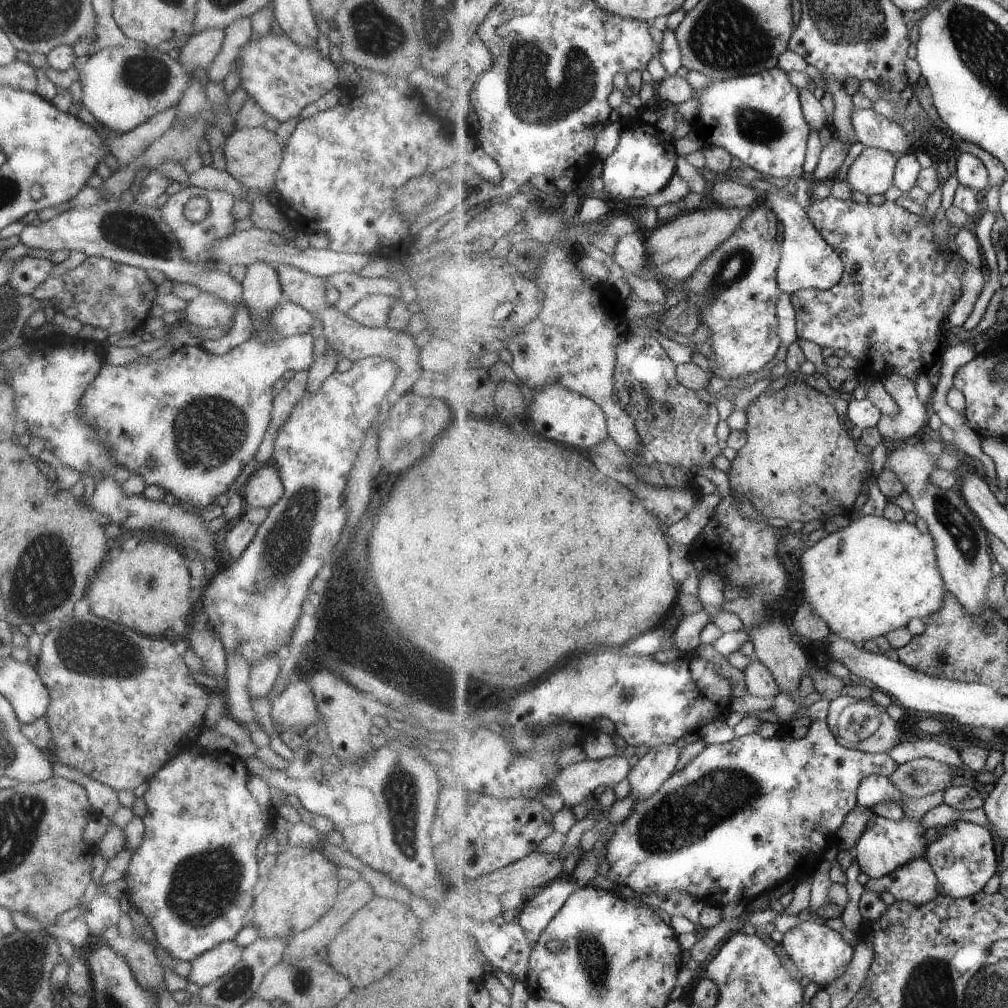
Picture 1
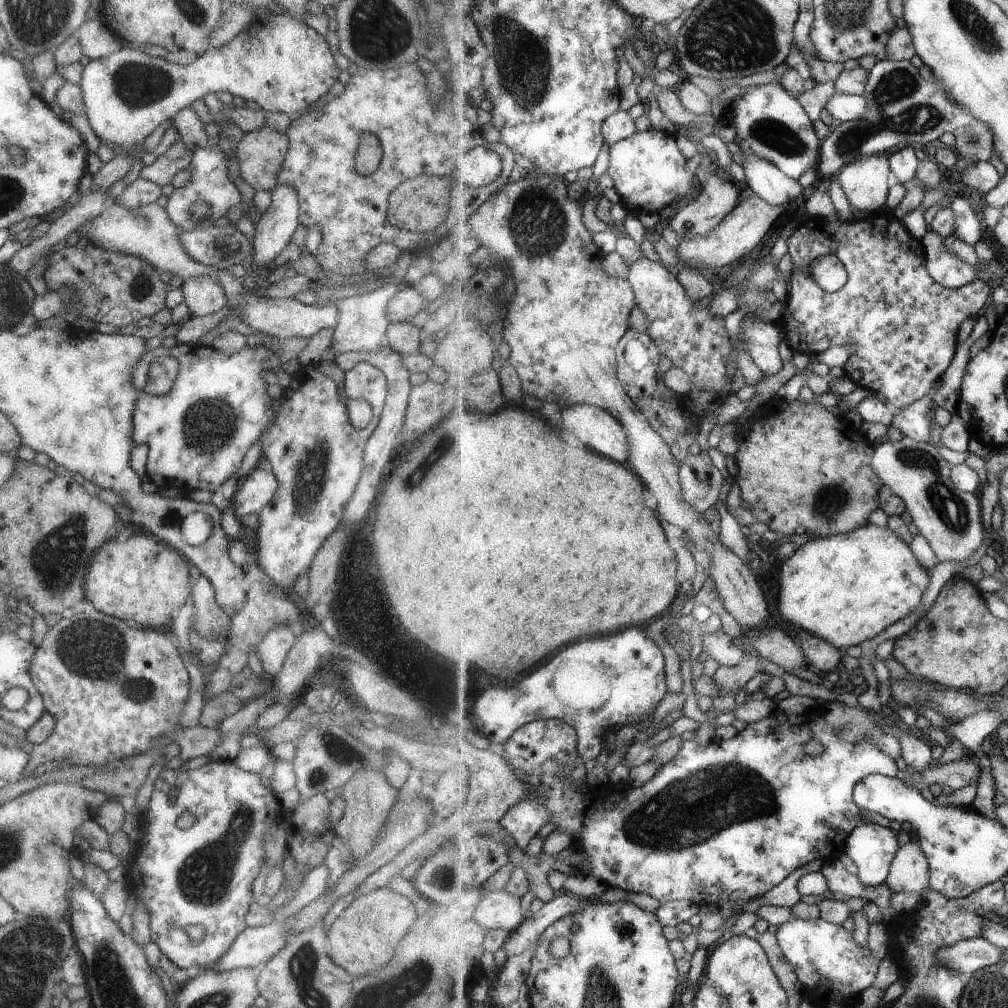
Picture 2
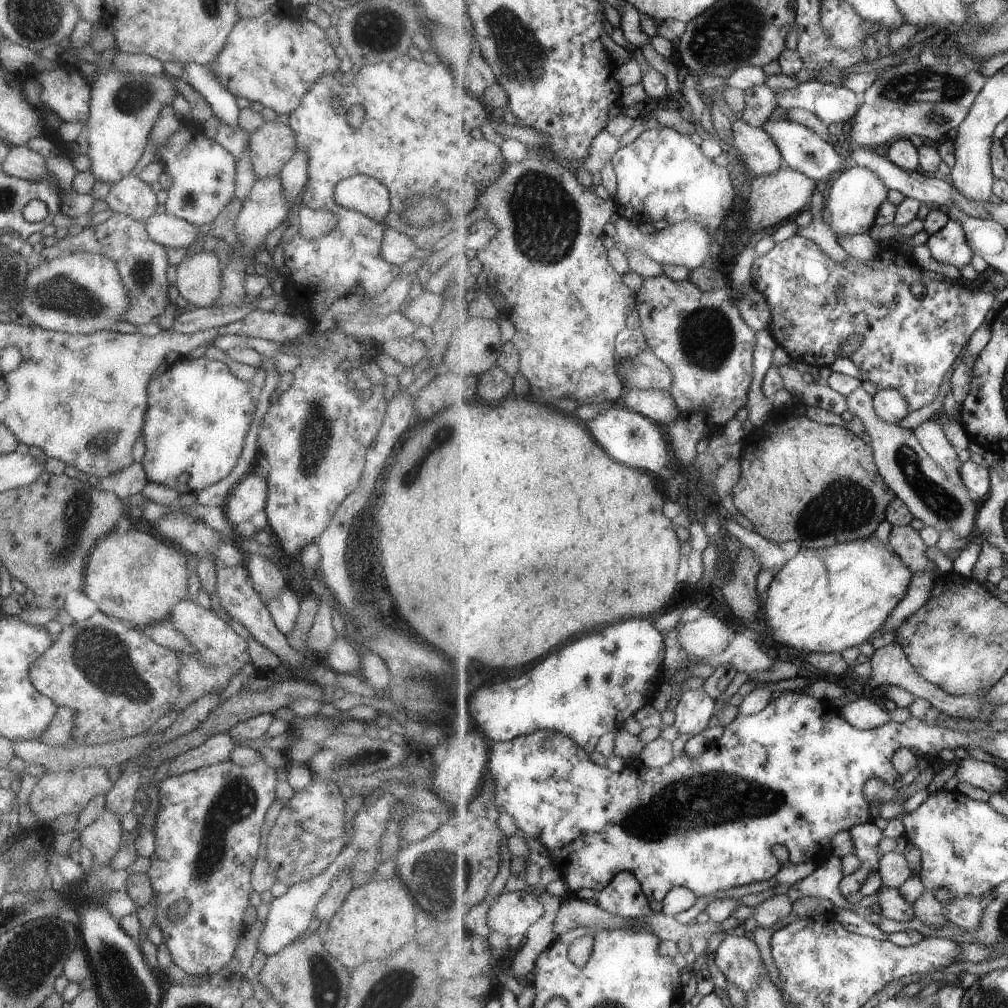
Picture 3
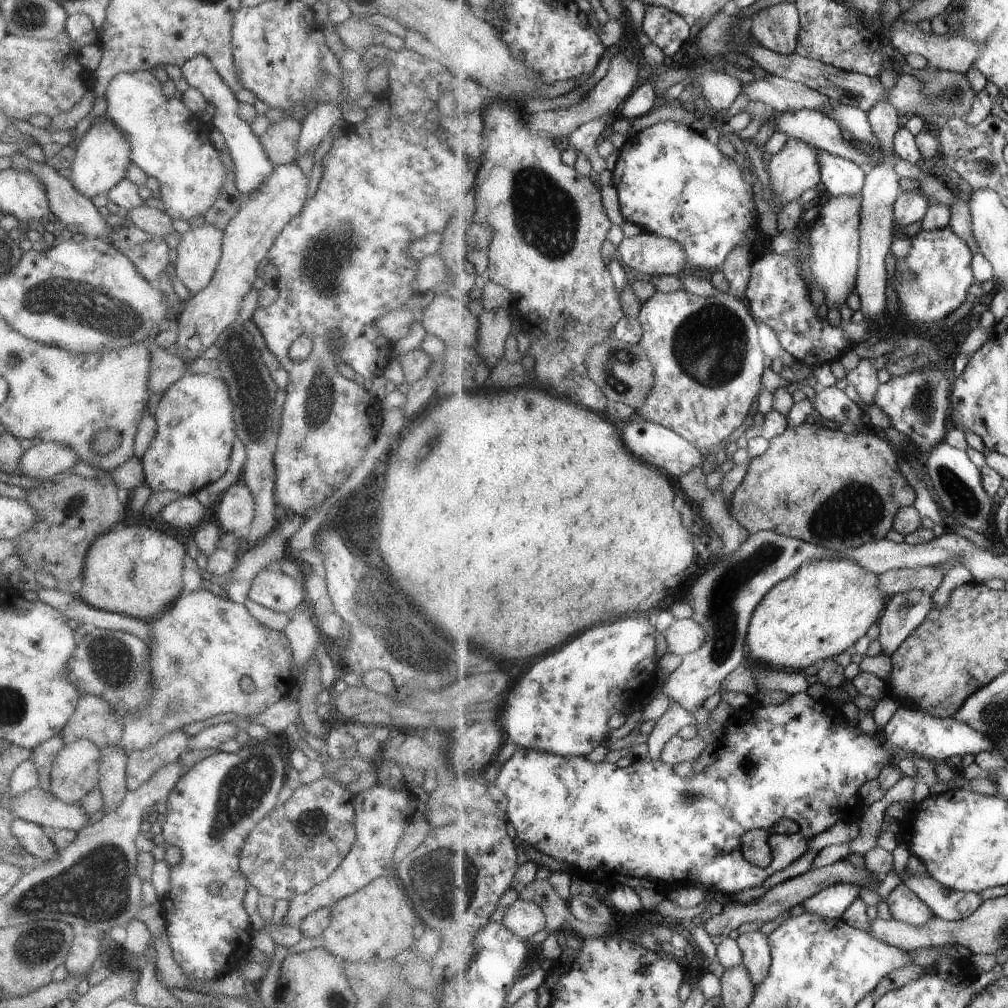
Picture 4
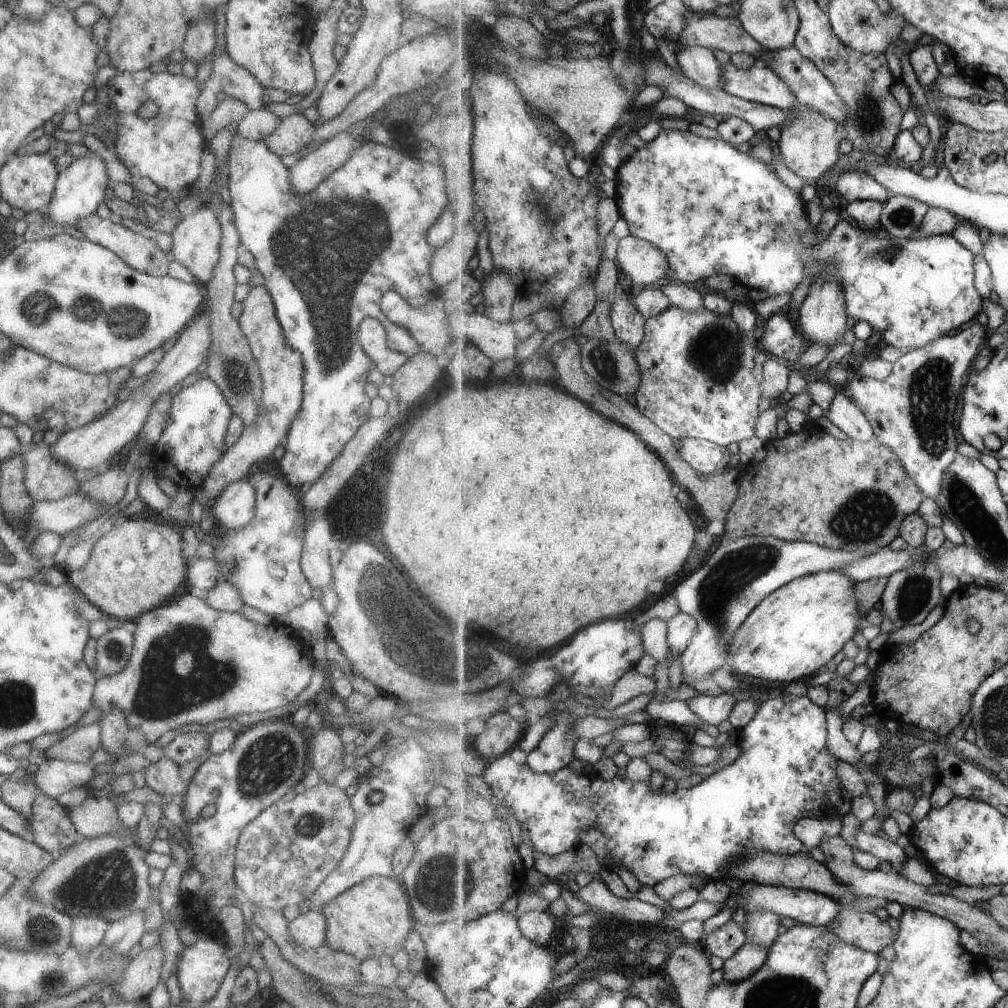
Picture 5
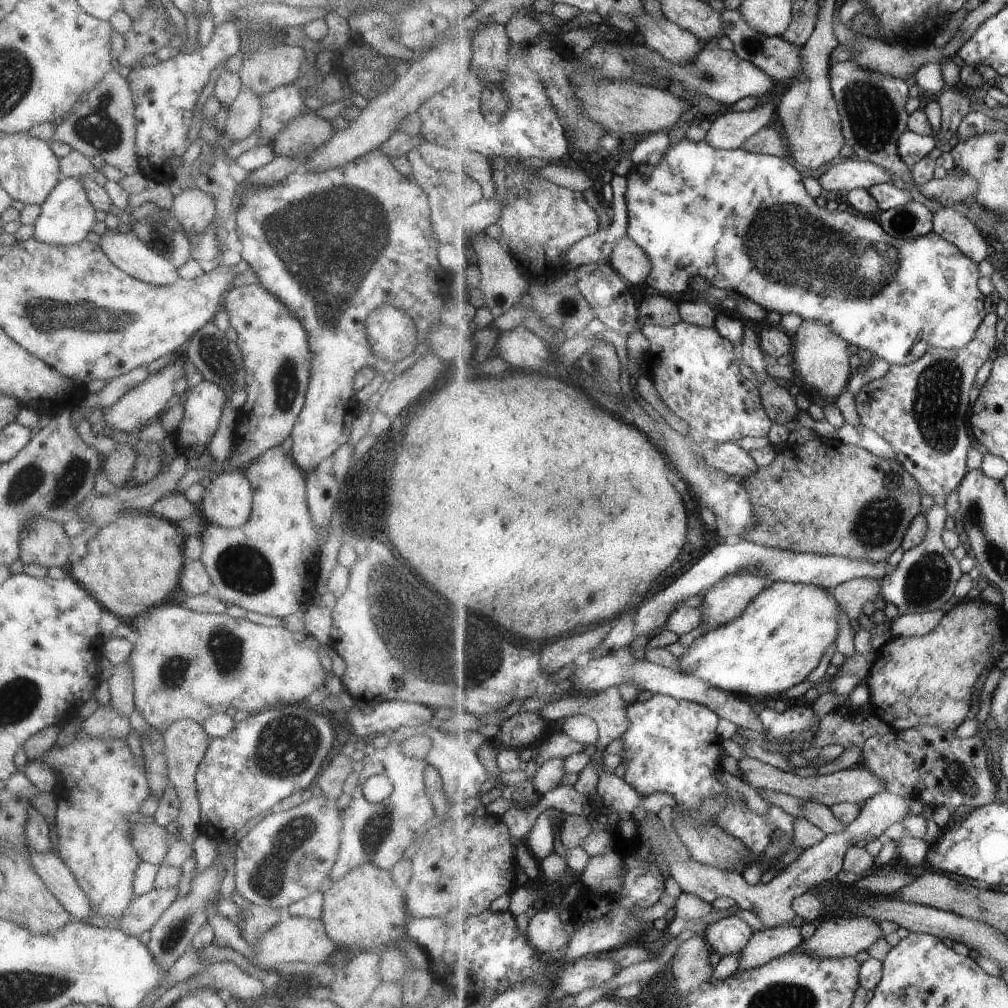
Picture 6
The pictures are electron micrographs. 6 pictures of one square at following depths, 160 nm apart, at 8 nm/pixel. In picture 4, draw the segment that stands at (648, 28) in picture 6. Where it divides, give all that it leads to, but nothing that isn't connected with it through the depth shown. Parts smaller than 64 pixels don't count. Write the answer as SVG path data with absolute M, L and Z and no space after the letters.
M702 69L700 93L714 115L727 112L733 102L743 93L743 85L737 78L731 78L723 71Z

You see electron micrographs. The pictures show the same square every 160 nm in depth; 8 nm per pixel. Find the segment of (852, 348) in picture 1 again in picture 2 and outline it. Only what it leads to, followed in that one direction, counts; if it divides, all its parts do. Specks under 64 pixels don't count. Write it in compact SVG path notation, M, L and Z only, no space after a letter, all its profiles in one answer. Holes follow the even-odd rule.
M888 211L852 221L811 216L796 227L786 244L791 256L791 288L787 306L777 321L785 336L784 343L809 356L832 346L852 347L851 358L844 366L846 375L859 387L882 397L895 410L912 405L933 390L933 384L952 365L961 322L973 314L979 318L991 302L992 288L983 280L975 279L960 289L939 284L925 266L923 241L914 238L906 224ZM830 254L837 255L848 270L847 284L832 293L815 284L810 271L815 259Z

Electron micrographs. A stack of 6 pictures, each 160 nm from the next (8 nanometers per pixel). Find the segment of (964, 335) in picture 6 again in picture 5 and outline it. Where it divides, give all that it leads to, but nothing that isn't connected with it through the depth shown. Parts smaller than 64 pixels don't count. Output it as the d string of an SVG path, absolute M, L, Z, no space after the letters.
M661 130L658 136L650 141L645 142L645 149L635 149L635 154L618 167L619 174L616 174L615 181L615 199L619 210L629 223L630 234L634 237L641 238L651 242L653 246L657 246L665 253L669 259L670 268L667 274L668 280L679 282L679 284L691 284L699 282L699 280L707 280L707 278L717 275L730 276L738 284L742 284L749 290L757 288L757 290L767 290L771 296L779 296L782 294L792 294L793 290L803 282L809 279L810 288L813 284L817 284L817 278L827 272L837 268L837 278L843 286L845 292L845 304L847 304L847 316L855 319L857 322L867 322L872 331L878 332L881 336L883 344L891 344L899 348L910 348L908 353L920 348L929 346L931 342L937 342L939 338L947 336L953 330L959 330L963 324L967 324L968 320L973 320L975 316L979 316L979 312L983 310L983 297L977 290L975 284L975 254L965 248L955 236L952 234L935 235L929 237L919 236L911 239L899 239L892 237L885 231L863 232L859 225L846 216L841 216L834 228L829 232L827 237L819 241L815 236L817 233L817 225L811 224L807 217L807 203L801 199L798 193L795 193L787 184L781 182L781 178L777 176L775 168L771 168L767 162L755 158L753 154L743 153L739 148L734 147L728 142L716 139L703 138L697 134L691 134L689 130Z

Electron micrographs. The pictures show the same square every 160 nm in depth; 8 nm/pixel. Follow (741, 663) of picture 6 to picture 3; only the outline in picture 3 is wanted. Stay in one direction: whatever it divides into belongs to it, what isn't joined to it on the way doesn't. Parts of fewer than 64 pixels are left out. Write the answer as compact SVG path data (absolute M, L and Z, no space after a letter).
M873 537L860 538L824 549L802 547L787 564L773 576L764 594L764 622L767 634L775 646L796 648L804 654L812 652L840 653L851 646L871 641L900 602L908 596L913 570L903 562L888 543L875 542Z

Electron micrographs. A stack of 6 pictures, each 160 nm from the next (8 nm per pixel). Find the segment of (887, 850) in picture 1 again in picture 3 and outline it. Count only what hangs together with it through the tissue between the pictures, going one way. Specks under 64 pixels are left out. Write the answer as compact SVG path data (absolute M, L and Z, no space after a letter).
M873 821L854 826L848 833L854 846L853 854L860 860L860 867L854 873L843 877L840 884L843 896L859 892L874 871L880 870L880 860L884 856L879 850L879 844L885 834Z

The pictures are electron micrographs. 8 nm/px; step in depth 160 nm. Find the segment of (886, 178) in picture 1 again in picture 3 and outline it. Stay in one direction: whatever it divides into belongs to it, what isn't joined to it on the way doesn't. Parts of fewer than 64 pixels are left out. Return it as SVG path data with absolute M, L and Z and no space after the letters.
M855 165L844 170L835 181L824 186L825 207L830 211L829 227L835 236L858 235L868 233L871 227L876 224L876 218L880 212L881 205L887 201L889 187L878 174L868 168Z

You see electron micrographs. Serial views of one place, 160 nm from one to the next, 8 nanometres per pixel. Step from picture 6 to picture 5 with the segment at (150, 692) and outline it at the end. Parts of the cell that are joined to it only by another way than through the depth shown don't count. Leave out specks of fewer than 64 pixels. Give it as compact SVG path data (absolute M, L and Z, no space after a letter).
M189 592L183 594L183 596L179 596L179 598L175 598L175 600L169 600L167 604L160 604L147 612L141 613L129 626L132 633L132 647L128 661L118 673L95 681L89 708L97 708L101 717L106 715L111 709L121 711L128 728L141 733L147 745L153 744L159 736L165 734L168 730L179 728L183 724L195 722L195 724L202 725L218 719L235 716L235 714L253 714L279 708L292 701L309 684L309 680L311 680L313 658L310 655L310 643L306 642L305 644L304 641L301 641L292 628L277 622L271 622L263 626L255 624L243 618L239 614L239 611L228 613L215 610L204 601L203 597L193 596Z

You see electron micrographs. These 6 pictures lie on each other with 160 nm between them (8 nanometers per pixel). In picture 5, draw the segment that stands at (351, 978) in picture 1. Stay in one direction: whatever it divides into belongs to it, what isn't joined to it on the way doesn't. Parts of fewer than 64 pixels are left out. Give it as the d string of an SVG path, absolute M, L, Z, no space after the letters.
M370 876L326 902L319 911L326 922L324 943L334 951L353 955L358 961L393 956L402 949L414 922L408 896L393 877Z

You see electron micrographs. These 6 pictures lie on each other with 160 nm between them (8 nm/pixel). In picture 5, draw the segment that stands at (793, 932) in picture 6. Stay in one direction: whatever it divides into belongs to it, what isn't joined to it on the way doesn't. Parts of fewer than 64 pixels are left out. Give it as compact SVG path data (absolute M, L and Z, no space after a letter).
M745 943L737 954L724 961L724 980L732 983L751 978L766 963L768 950L758 943Z

